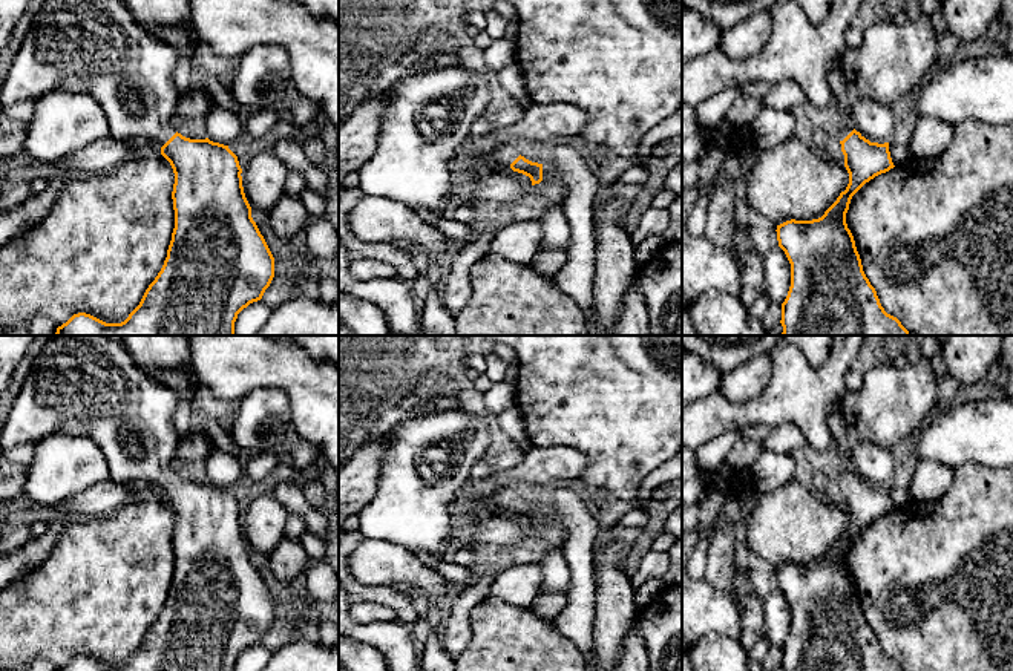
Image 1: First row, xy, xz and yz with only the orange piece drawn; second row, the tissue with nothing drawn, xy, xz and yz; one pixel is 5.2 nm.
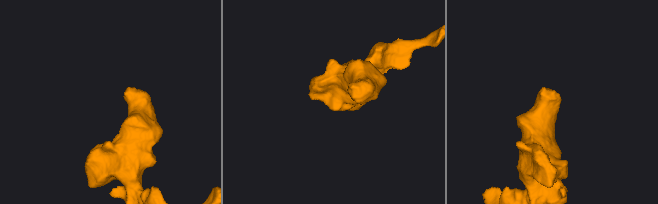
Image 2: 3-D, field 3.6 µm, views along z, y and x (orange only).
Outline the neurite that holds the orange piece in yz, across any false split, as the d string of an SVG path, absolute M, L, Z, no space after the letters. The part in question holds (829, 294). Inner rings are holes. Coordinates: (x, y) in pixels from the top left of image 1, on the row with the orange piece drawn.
M930 15L903 25L877 23L863 31L863 43L846 49L843 57L828 72L832 93L832 112L844 118L841 126L841 152L849 184L837 201L818 219L786 221L777 225L779 247L791 263L791 286L782 303L782 336L909 336L901 322L887 314L875 288L866 277L854 236L846 224L852 196L875 176L893 169L889 142L866 139L851 124L852 107L860 100L875 101L892 109L912 95L936 67L938 38Z

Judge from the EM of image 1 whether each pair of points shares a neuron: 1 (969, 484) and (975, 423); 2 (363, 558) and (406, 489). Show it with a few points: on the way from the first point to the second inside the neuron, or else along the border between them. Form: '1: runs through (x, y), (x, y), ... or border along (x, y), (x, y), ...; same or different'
1: border along (996, 468), (963, 463), (953, 469); different
2: border along (365, 536), (397, 543), (409, 552); different

